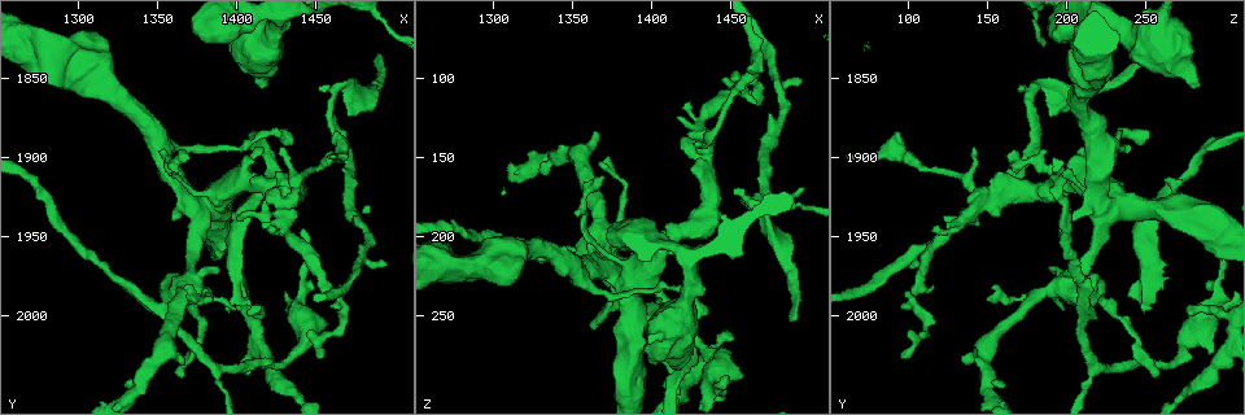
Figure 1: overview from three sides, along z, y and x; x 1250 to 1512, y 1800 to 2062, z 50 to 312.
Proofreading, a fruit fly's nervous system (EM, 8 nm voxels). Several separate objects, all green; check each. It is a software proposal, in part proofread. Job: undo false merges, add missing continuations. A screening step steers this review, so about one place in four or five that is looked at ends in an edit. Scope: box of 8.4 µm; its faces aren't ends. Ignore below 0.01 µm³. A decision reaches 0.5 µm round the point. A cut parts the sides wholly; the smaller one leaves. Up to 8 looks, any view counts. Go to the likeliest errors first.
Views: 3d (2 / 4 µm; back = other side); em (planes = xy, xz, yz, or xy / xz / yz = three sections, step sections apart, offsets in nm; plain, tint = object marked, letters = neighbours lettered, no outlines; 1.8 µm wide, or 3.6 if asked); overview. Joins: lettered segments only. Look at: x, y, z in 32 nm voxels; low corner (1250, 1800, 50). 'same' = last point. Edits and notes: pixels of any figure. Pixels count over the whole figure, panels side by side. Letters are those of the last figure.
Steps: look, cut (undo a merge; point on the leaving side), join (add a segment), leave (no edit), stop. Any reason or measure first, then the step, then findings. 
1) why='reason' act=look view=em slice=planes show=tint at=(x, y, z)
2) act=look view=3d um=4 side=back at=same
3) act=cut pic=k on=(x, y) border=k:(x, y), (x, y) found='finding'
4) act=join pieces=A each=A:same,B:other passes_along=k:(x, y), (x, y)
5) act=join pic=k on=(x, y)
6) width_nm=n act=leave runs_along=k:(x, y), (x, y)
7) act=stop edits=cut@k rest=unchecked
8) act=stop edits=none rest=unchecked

why='sharp bend' act=look view=3d um=4 side=back at=(1372, 1932, 218)

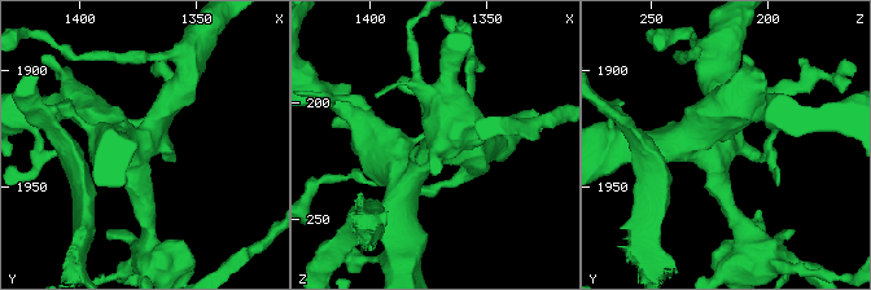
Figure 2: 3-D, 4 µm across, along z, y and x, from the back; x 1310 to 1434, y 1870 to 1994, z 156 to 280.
act=look view=em slice=planes show=letters at=(1373, 1932, 220)

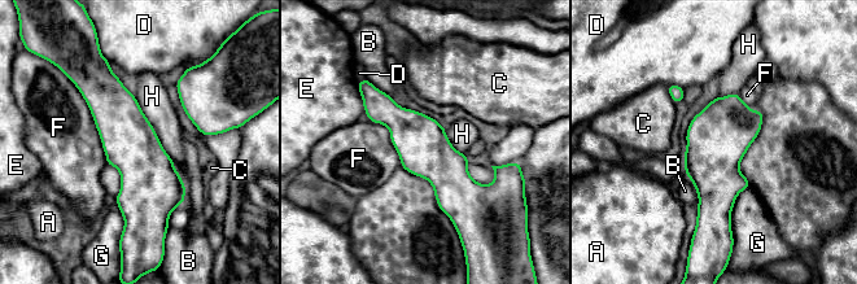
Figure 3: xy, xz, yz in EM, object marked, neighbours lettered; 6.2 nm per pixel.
width_nm=320 act=leave each=A:other,B:other,C:other,D:other,E:other,F:other,G:other,H:other found='one neuron here'

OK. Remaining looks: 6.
why='thick end' act=look view=em slice=yz step=8 show=tint at=(1428, 1910, 156)

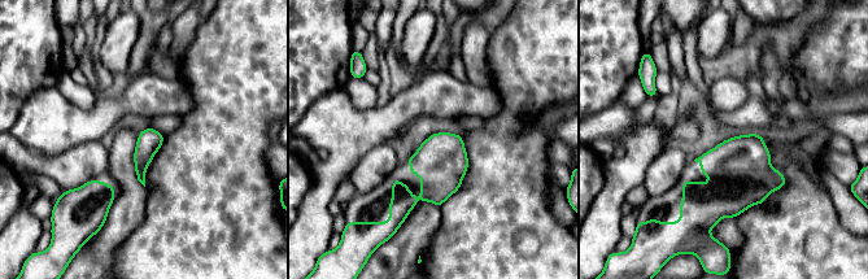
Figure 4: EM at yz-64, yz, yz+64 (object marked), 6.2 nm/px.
why='cut it another way' act=look view=em slice=planes show=letters at=same

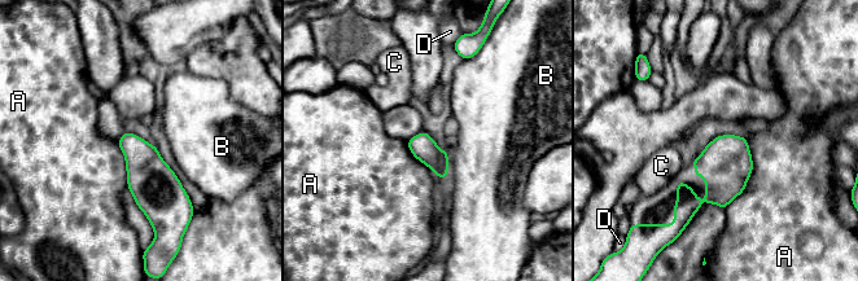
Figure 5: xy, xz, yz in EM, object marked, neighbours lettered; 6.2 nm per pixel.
act=leave each=A:other,B:other,C:other,D:other border=5:(747, 137), (752, 174), (723, 209) found='no lettered segment goes on from it'

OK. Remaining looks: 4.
why='an open end' act=look view=3d um=4 at=(1418, 1856, 284)

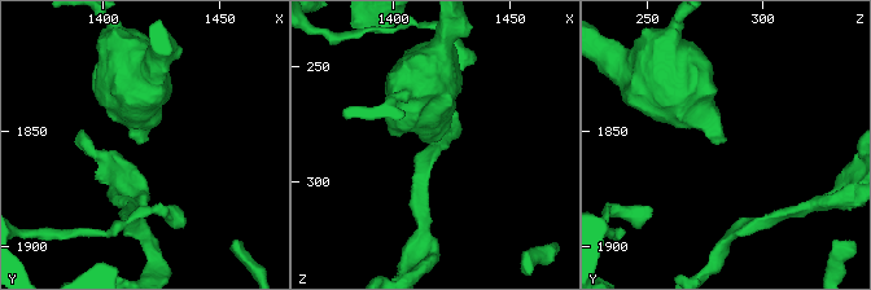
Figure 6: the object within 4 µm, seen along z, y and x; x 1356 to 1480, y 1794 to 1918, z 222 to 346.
why='shape alone is not enough' act=look view=em um=3.6 slice=xy step=4 show=tint at=(1416, 1855, 284)

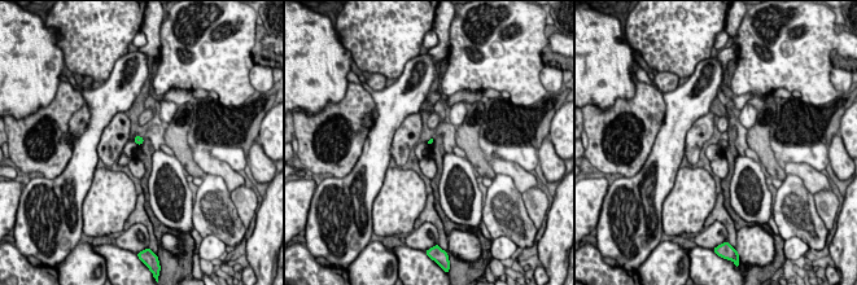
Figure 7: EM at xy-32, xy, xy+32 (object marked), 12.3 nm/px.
act=look view=em um=3.6 slice=planes show=letters at=same

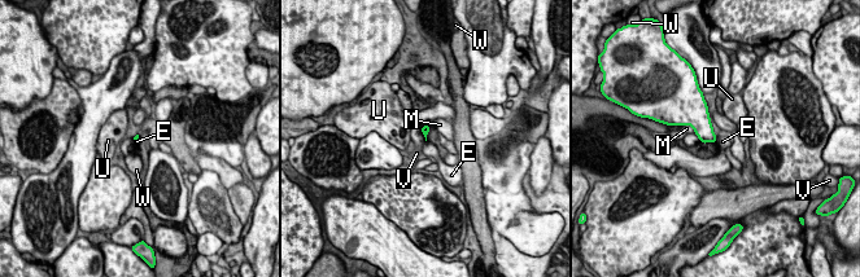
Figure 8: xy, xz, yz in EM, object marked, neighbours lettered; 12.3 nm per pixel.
longest_contact=M:200nm act=leave each=E:other,M:other,U:other,V:other,W:other border=8:(419, 127), (426, 140) found='no lettered segment goes on from it'

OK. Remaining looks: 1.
act=stop edits=none rest=unchecked

